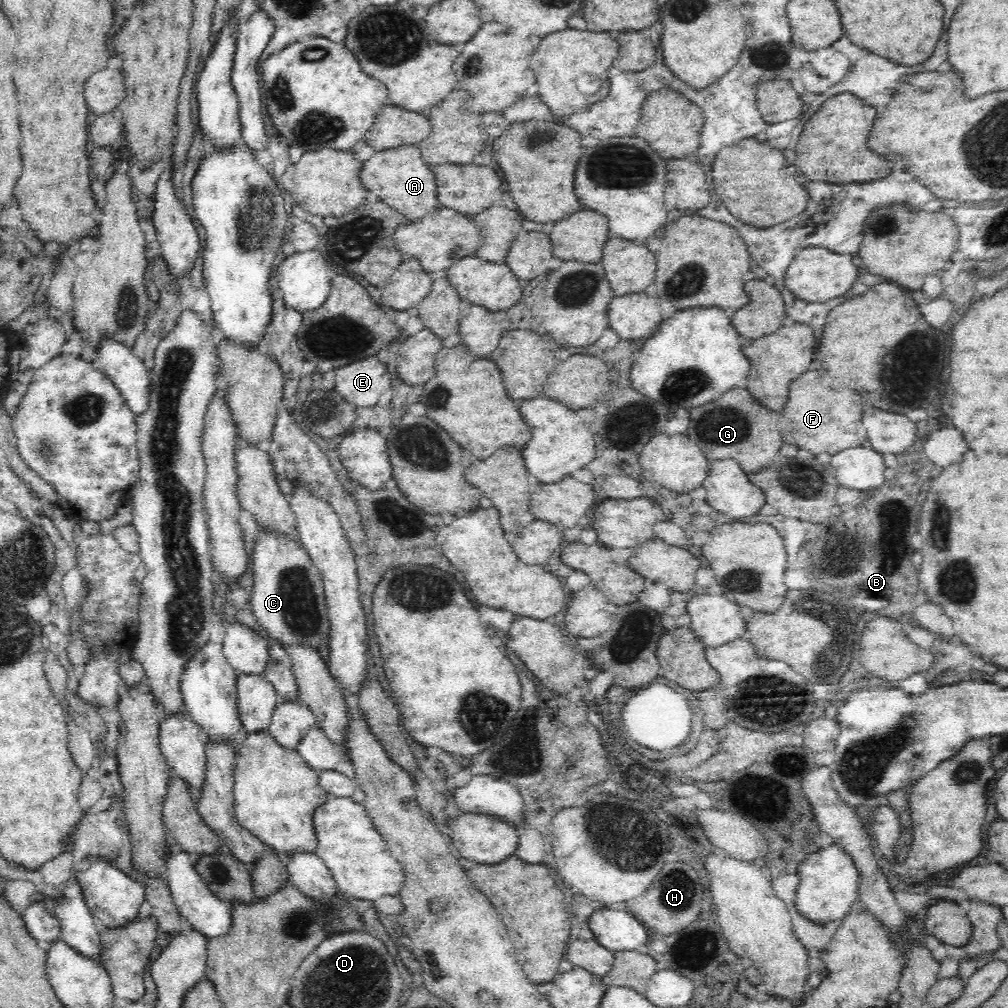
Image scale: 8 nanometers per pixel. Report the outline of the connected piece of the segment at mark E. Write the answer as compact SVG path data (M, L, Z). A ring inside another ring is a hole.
M376 355L351 362L334 371L334 390L338 391L346 399L346 402L356 407L374 406L380 400L382 393L385 393L392 386L392 377L386 363L380 362Z

